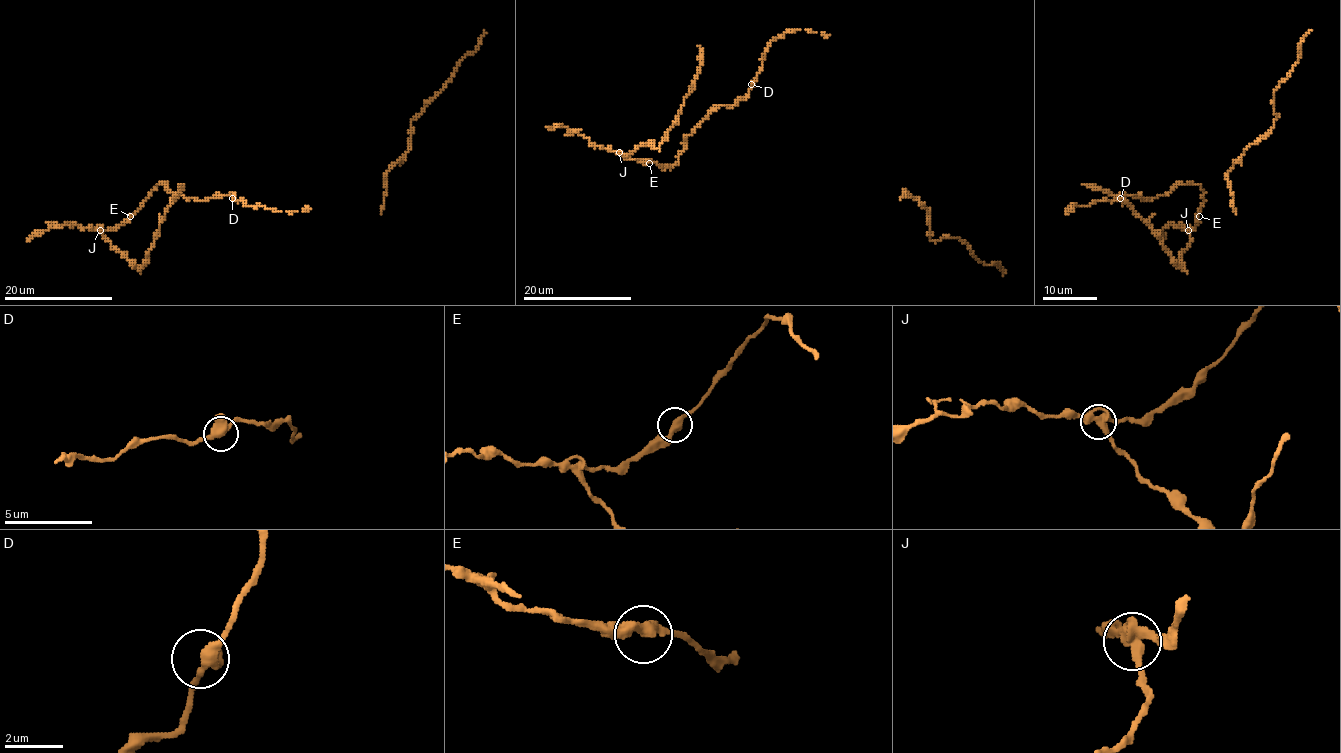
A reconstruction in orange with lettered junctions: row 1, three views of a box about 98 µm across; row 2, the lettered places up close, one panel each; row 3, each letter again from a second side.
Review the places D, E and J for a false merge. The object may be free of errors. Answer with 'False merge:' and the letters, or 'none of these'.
False merge: J

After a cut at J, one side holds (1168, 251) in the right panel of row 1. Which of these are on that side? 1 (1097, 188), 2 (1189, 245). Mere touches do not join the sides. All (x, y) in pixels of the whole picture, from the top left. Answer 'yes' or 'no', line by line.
1: yes
2: yes

